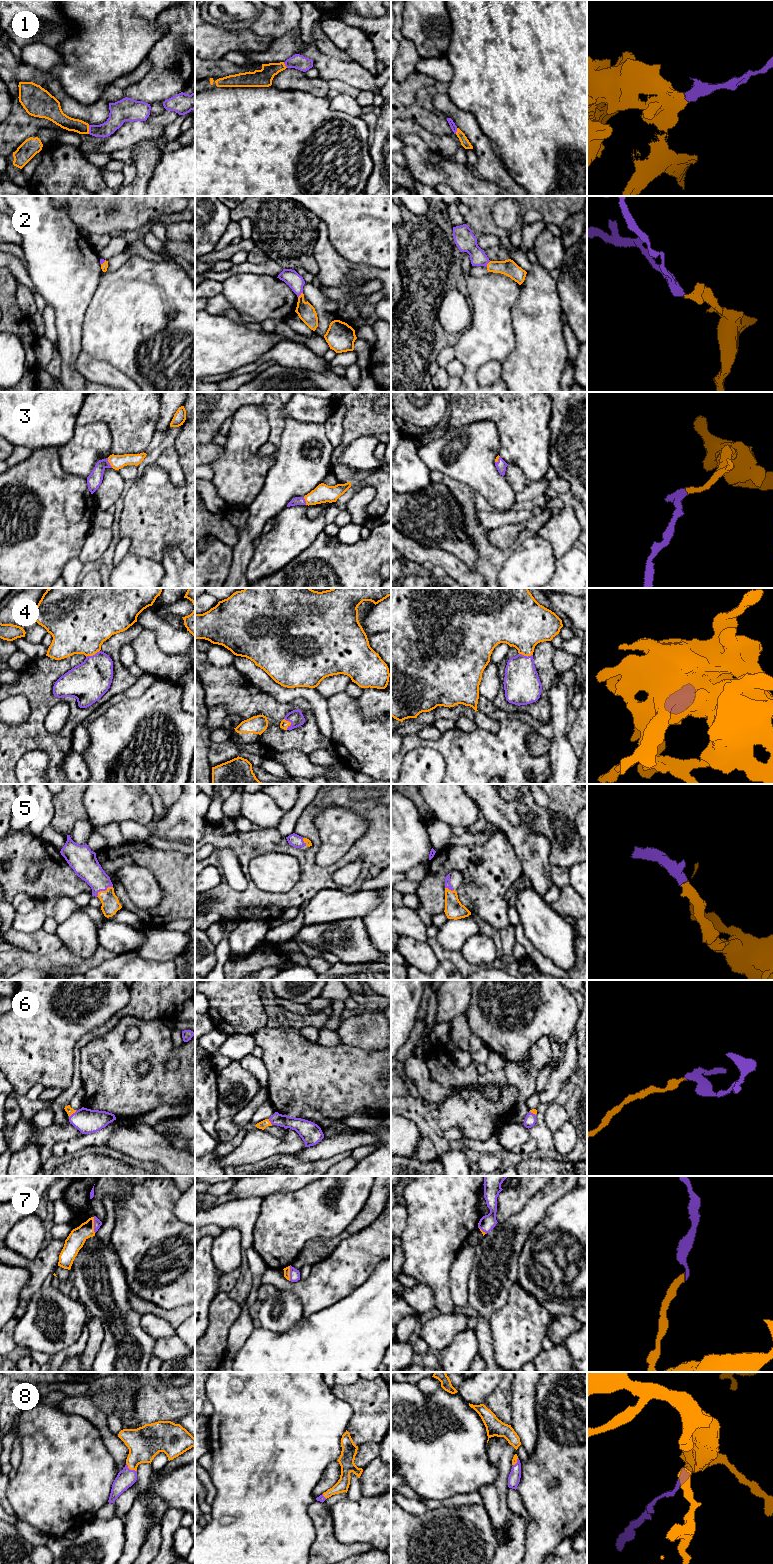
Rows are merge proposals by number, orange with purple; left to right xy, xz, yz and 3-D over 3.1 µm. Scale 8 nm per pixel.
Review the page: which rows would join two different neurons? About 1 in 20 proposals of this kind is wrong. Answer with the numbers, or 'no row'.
no row

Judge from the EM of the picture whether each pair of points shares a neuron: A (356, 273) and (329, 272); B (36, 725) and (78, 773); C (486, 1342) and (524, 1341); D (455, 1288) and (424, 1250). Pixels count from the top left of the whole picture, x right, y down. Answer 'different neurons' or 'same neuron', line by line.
A: same neuron
B: different neurons
C: different neurons
D: different neurons

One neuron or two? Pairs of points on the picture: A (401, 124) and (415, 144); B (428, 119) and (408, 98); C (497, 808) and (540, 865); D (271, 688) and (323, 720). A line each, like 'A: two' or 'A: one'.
A: two
B: one
C: one
D: one

